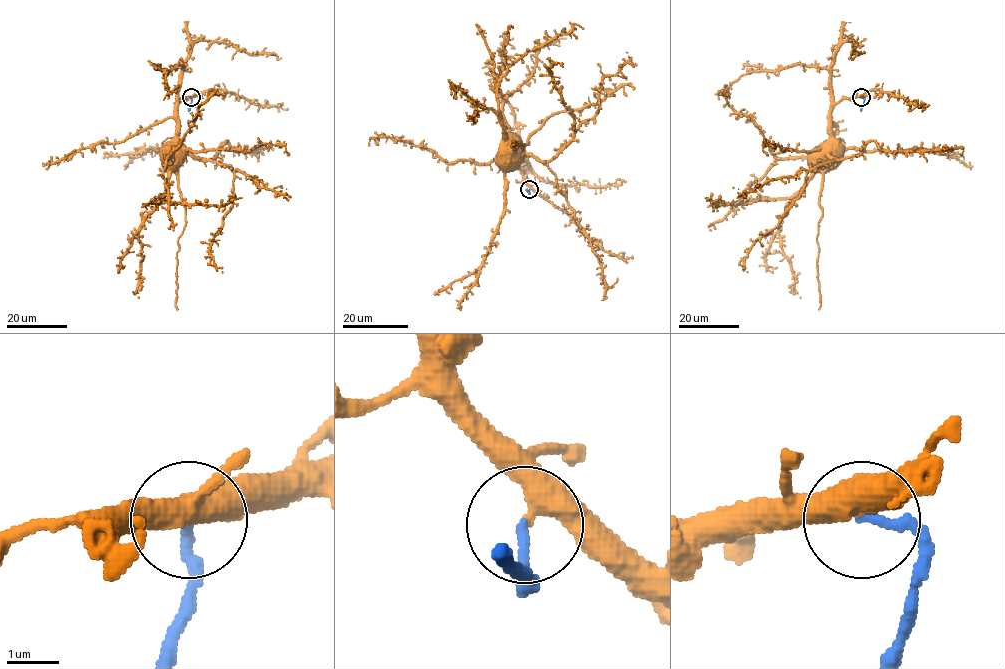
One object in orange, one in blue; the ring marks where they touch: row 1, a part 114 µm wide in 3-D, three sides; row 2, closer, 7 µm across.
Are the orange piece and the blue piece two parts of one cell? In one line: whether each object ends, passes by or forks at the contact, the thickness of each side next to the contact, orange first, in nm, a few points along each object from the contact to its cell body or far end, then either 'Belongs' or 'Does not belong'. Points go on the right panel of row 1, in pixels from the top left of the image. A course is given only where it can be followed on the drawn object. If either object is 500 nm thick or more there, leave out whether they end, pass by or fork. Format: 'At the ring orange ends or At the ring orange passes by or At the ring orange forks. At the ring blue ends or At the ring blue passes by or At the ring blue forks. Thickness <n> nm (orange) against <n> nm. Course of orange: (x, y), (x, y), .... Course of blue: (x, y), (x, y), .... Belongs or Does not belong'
At the ring orange passes by. At the ring blue ends. Thickness 360 nm (orange) against 190 nm. Course of orange: (861, 96), (845, 97), (834, 106), (831, 113), (831, 146), (824, 153). Course of blue: (861, 97), (864, 102), (860, 111). Does not belong

